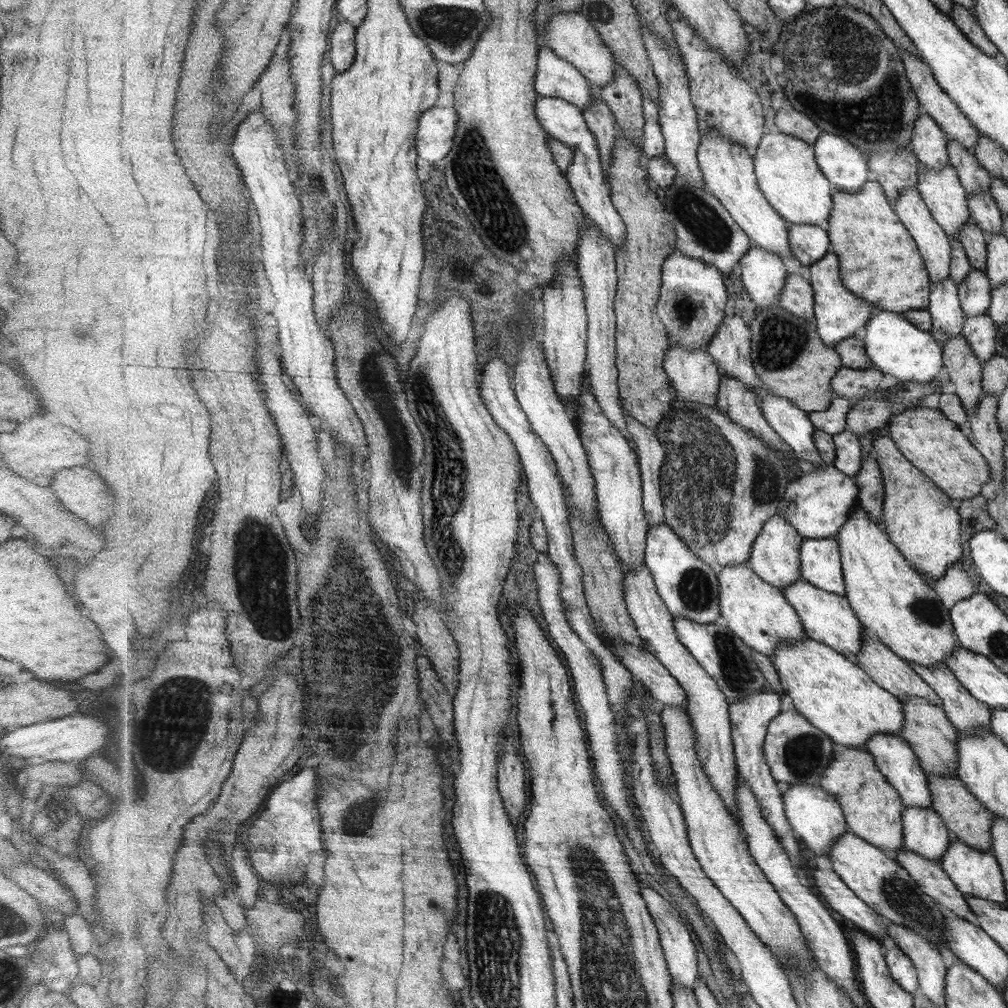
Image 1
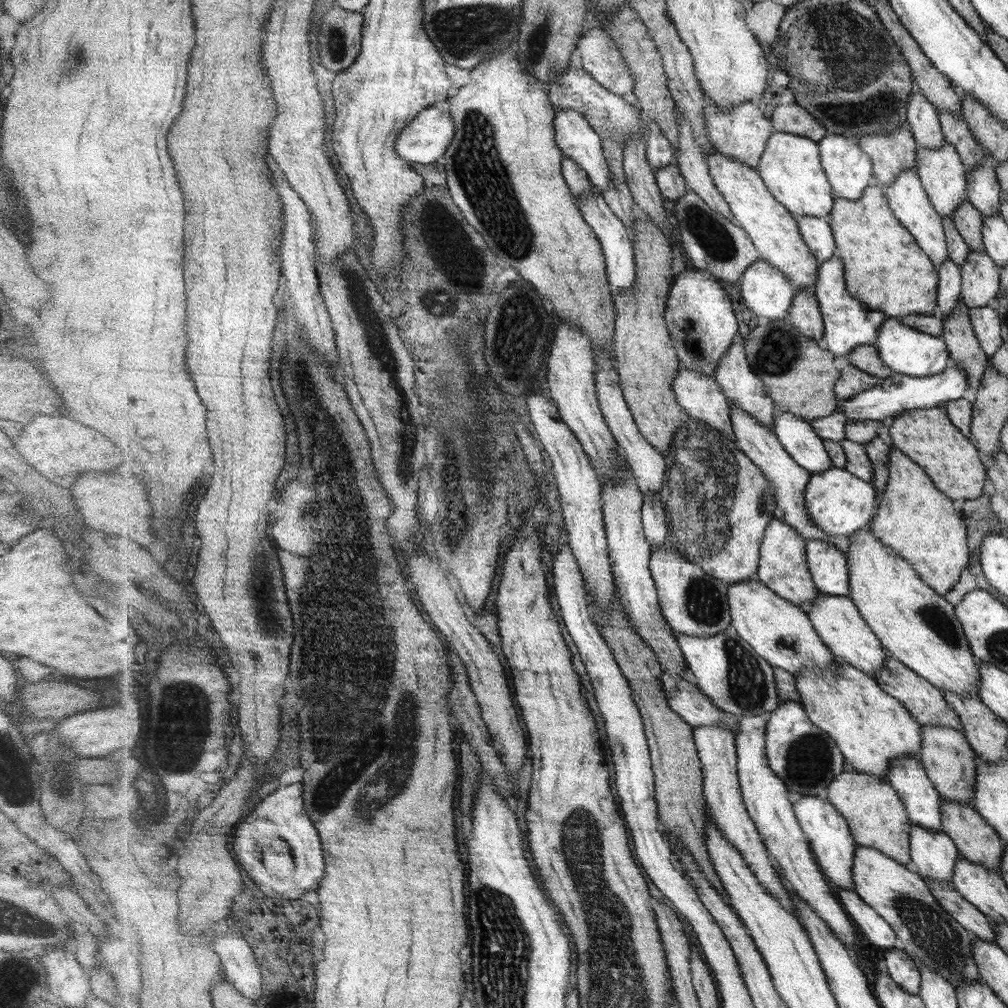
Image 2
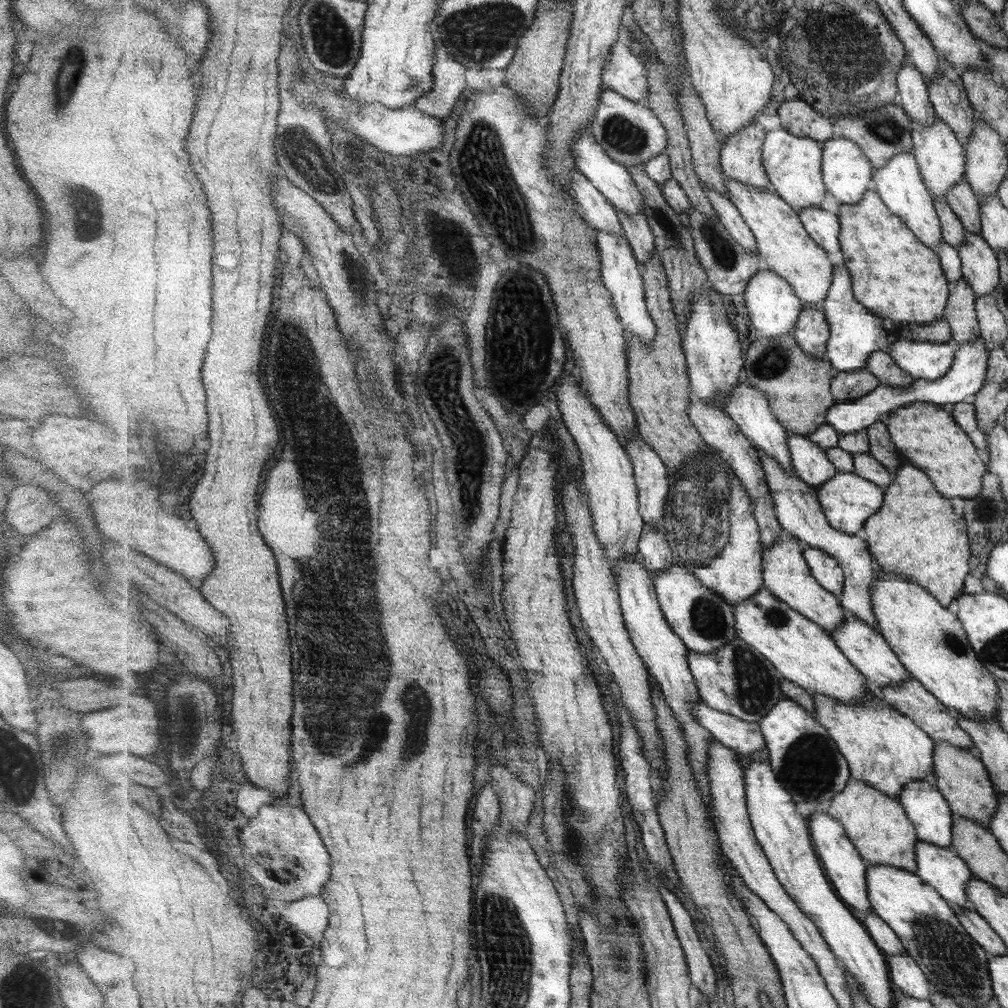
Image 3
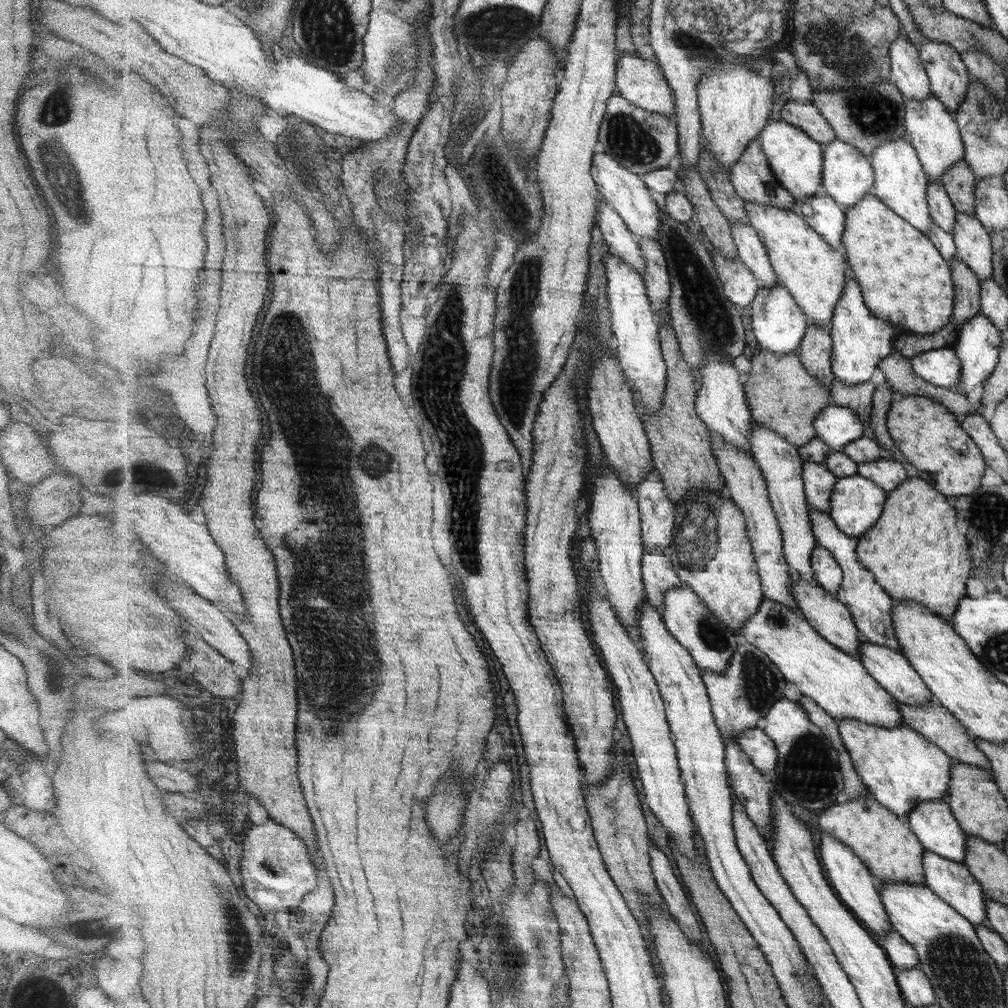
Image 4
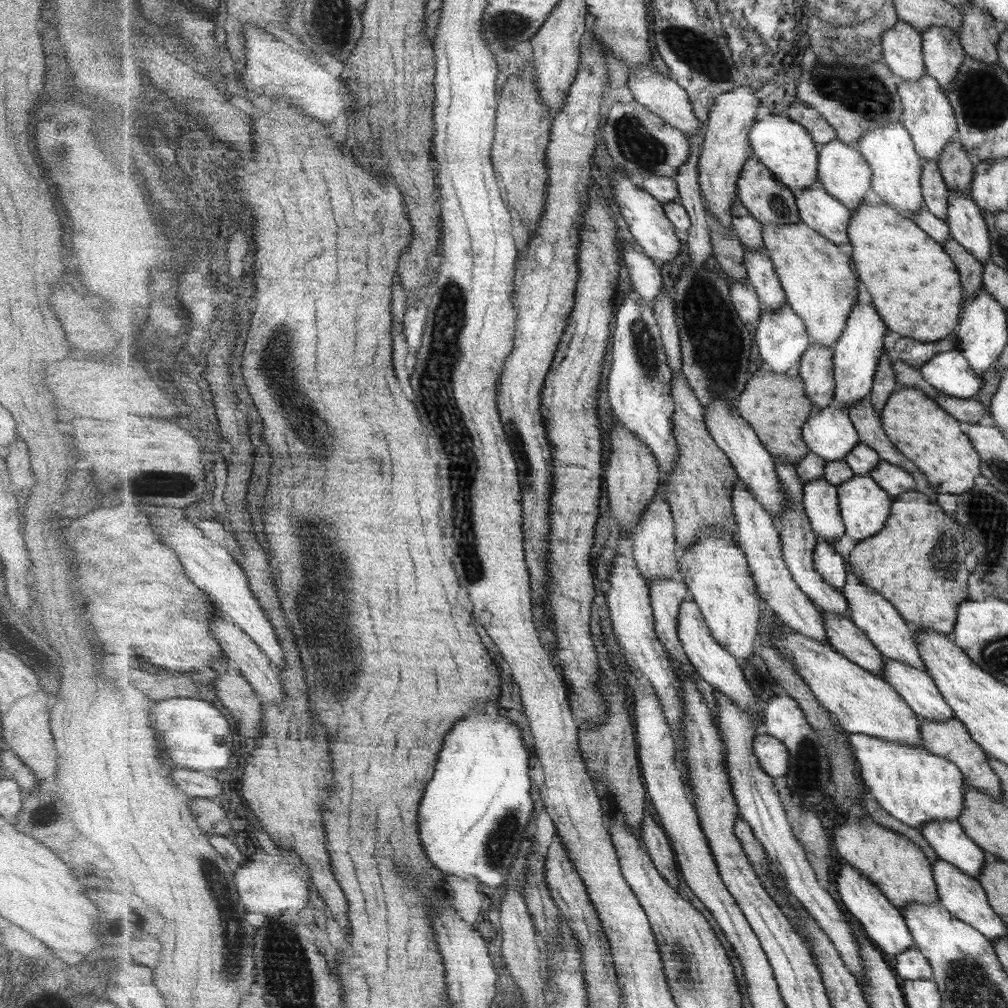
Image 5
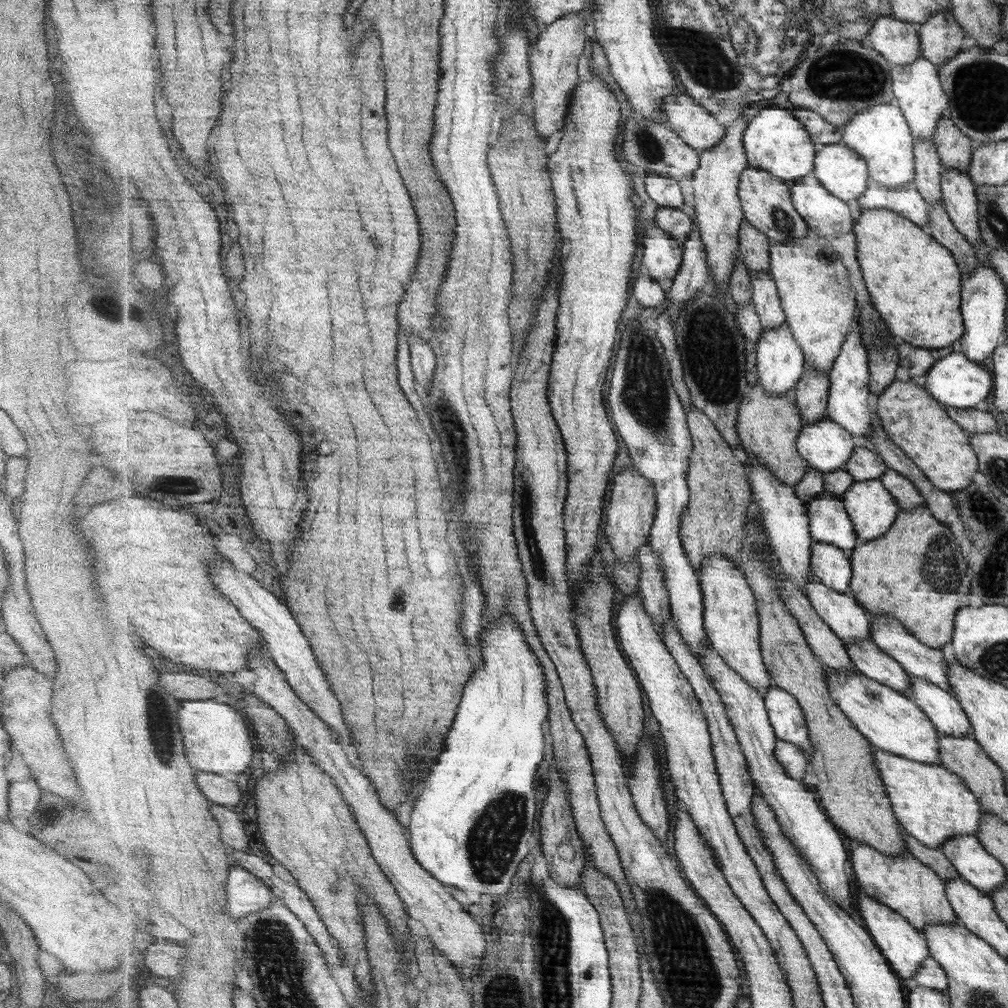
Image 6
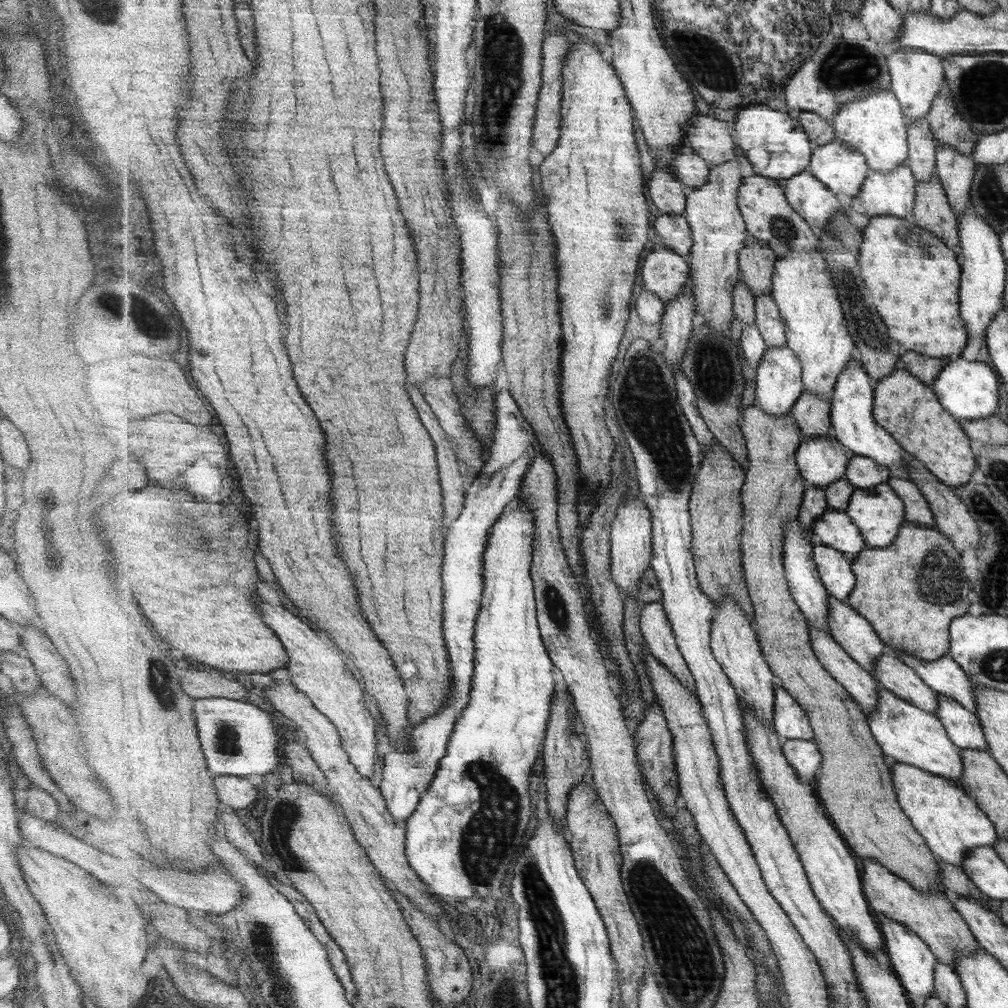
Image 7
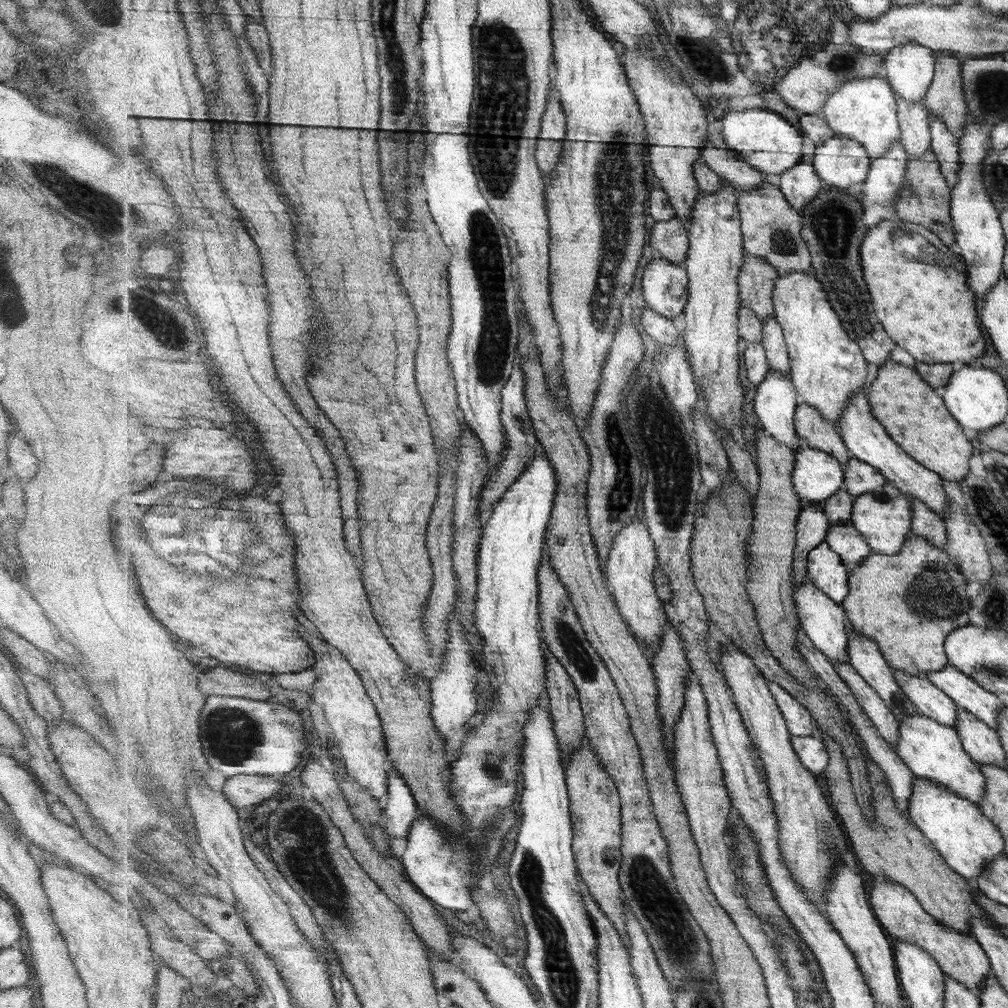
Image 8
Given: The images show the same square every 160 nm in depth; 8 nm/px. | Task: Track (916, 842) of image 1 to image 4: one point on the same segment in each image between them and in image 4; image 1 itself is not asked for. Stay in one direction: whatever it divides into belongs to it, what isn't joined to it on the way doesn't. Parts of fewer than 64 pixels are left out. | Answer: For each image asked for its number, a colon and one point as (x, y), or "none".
2: (935, 853)
3: (942, 868)
4: (953, 880)

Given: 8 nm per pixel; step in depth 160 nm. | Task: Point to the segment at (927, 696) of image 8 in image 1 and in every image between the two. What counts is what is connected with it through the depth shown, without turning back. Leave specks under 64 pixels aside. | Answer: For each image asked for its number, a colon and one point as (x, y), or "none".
1: (776, 556)
2: (783, 566)
3: (786, 572)
4: (824, 611)
5: (844, 636)
6: (869, 659)
7: (891, 672)

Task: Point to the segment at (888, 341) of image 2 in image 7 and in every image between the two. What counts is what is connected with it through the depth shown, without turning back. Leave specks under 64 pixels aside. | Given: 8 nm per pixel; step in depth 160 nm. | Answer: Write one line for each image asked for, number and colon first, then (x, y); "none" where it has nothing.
3: (932, 360)
4: (943, 367)
5: (950, 372)
6: (955, 380)
7: (968, 389)

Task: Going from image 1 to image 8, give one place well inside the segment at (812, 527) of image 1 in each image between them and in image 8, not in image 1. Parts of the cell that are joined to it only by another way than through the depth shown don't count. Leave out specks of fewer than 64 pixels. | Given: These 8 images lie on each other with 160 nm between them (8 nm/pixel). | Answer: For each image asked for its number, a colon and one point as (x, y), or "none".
2: (840, 503)
3: (849, 500)
4: (857, 504)
5: (866, 506)
6: (873, 510)
7: (879, 512)
8: (885, 518)

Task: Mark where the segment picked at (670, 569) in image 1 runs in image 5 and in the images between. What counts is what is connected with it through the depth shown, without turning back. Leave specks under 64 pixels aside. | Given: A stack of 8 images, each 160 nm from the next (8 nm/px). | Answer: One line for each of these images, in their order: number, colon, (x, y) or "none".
2: (694, 602)
3: (702, 617)
4: (687, 615)
5: (713, 661)

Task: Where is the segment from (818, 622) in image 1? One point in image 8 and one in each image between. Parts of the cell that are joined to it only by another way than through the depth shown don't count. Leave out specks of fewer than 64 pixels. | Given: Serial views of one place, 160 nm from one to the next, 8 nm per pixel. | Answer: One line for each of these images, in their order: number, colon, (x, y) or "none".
2: (842, 628)
3: (866, 647)
4: (892, 669)
5: (915, 685)
6: (946, 712)
7: (963, 726)
8: (980, 740)

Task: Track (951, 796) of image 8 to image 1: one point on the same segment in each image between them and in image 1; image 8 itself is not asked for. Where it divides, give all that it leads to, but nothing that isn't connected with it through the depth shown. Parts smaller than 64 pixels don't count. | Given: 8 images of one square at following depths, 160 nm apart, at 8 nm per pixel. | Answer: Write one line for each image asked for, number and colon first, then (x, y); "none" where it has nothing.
1: (833, 692)
2: (872, 728)
3: (883, 746)
4: (901, 767)
5: (915, 785)
6: (932, 803)
7: (951, 820)

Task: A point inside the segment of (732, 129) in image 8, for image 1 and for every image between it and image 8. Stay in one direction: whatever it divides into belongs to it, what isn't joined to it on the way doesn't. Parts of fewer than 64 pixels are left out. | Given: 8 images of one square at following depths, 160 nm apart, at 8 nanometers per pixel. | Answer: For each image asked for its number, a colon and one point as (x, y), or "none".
1: (788, 173)
2: (792, 167)
3: (794, 164)
4: (797, 160)
5: (787, 148)
6: (775, 140)
7: (777, 142)

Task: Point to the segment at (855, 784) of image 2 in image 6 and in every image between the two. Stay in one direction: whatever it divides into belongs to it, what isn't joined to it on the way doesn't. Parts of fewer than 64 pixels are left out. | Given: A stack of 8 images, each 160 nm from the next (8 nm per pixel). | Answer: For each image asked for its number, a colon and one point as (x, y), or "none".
3: (878, 824)
4: (885, 841)
5: (902, 869)
6: (905, 883)

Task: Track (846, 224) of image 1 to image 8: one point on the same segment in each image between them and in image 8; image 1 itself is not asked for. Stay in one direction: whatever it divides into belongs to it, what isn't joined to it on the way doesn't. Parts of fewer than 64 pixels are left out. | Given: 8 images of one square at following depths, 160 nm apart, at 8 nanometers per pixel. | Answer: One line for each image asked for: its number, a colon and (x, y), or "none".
2: (886, 268)
3: (893, 273)
4: (905, 279)
5: (916, 286)
6: (917, 283)
7: (917, 290)
8: (930, 311)

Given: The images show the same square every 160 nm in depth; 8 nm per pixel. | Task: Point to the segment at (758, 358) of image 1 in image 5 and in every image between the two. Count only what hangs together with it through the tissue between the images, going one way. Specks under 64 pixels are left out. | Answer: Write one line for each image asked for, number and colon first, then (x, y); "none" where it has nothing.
2: (801, 373)
3: (799, 386)
4: (782, 393)
5: (776, 405)

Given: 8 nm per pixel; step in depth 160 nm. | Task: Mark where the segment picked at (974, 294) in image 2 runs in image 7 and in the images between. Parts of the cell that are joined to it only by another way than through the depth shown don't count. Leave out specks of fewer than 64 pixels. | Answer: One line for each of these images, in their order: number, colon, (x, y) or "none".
3: (981, 266)
4: (973, 241)
5: (968, 225)
6: (960, 197)
7: (955, 170)

